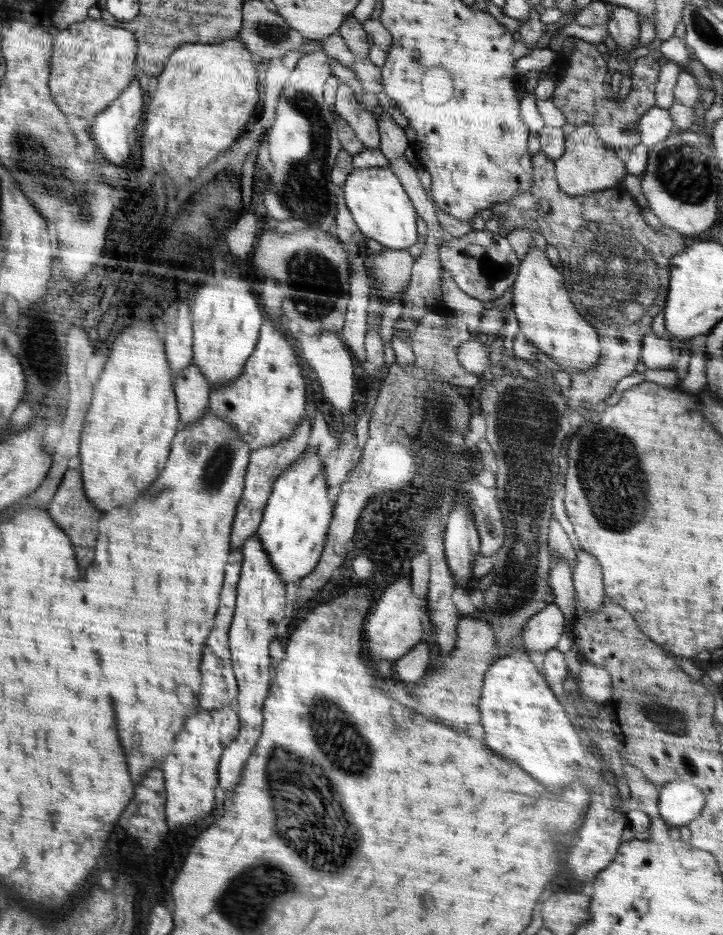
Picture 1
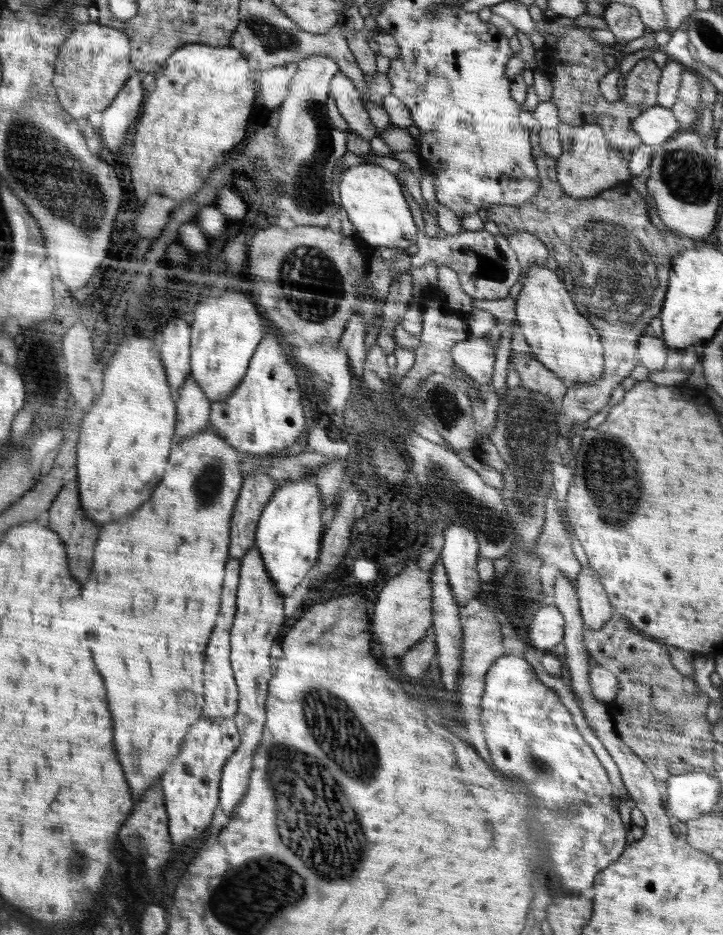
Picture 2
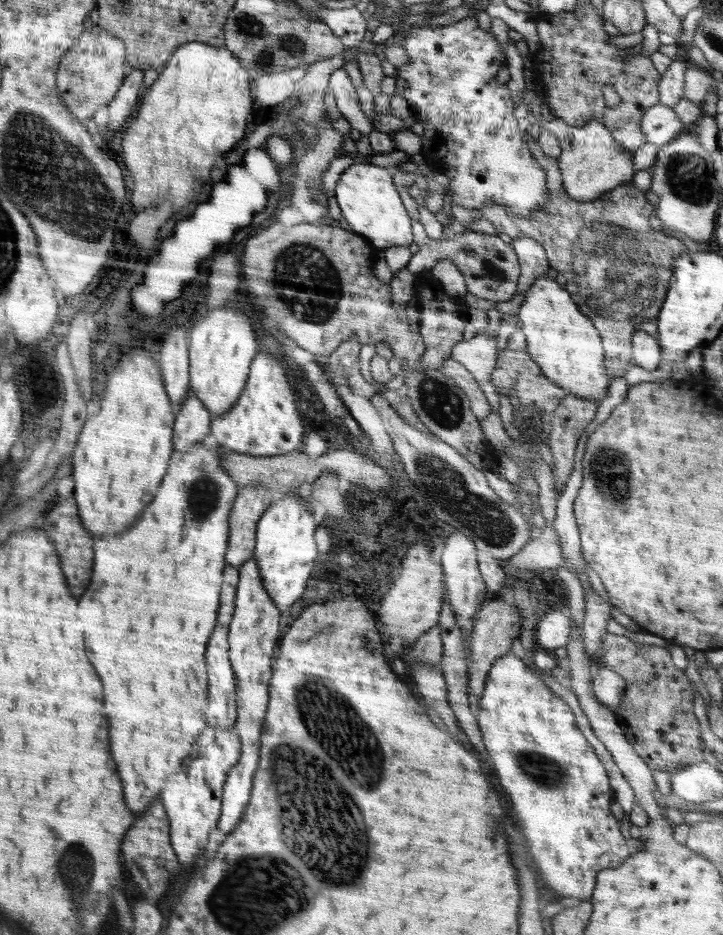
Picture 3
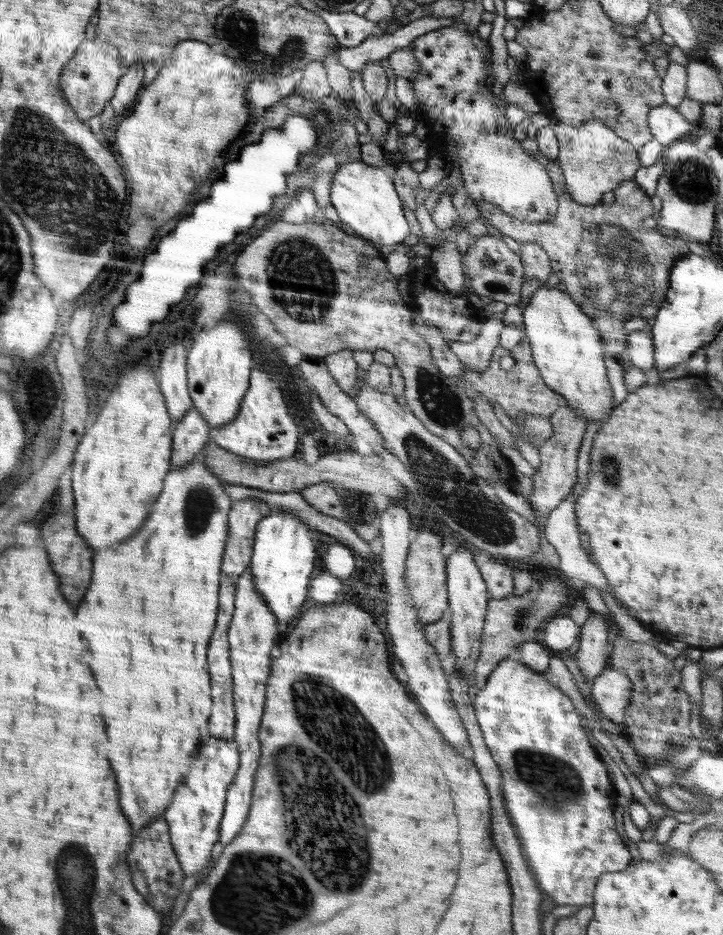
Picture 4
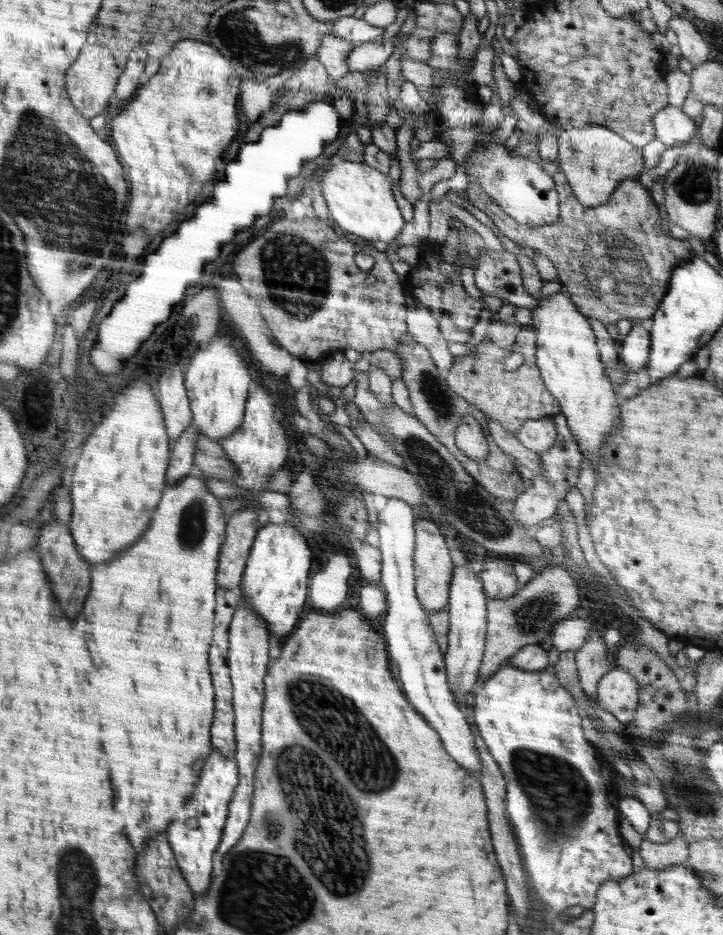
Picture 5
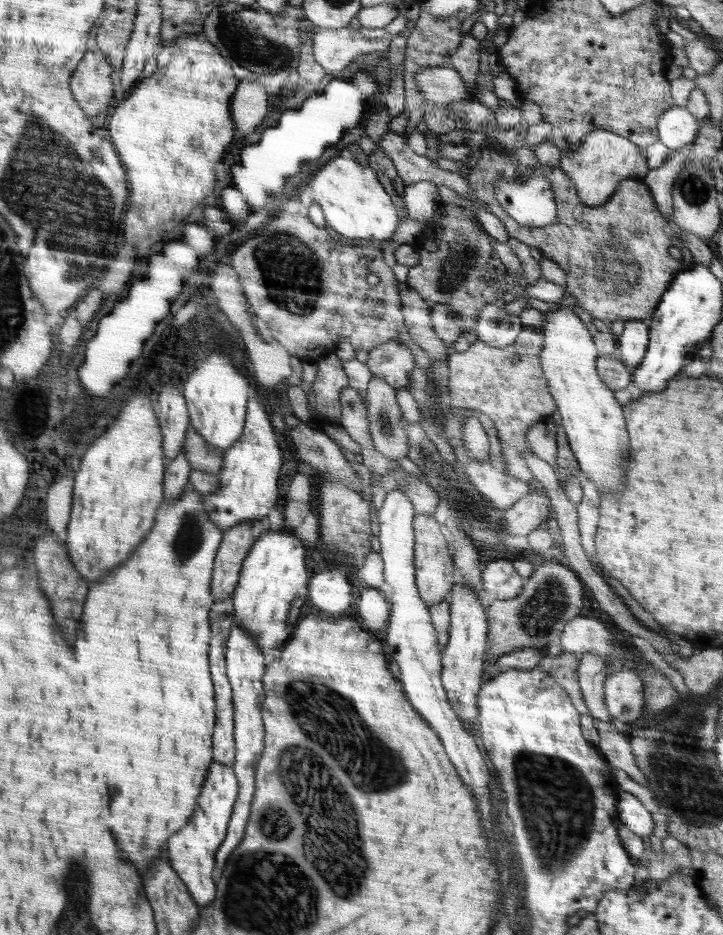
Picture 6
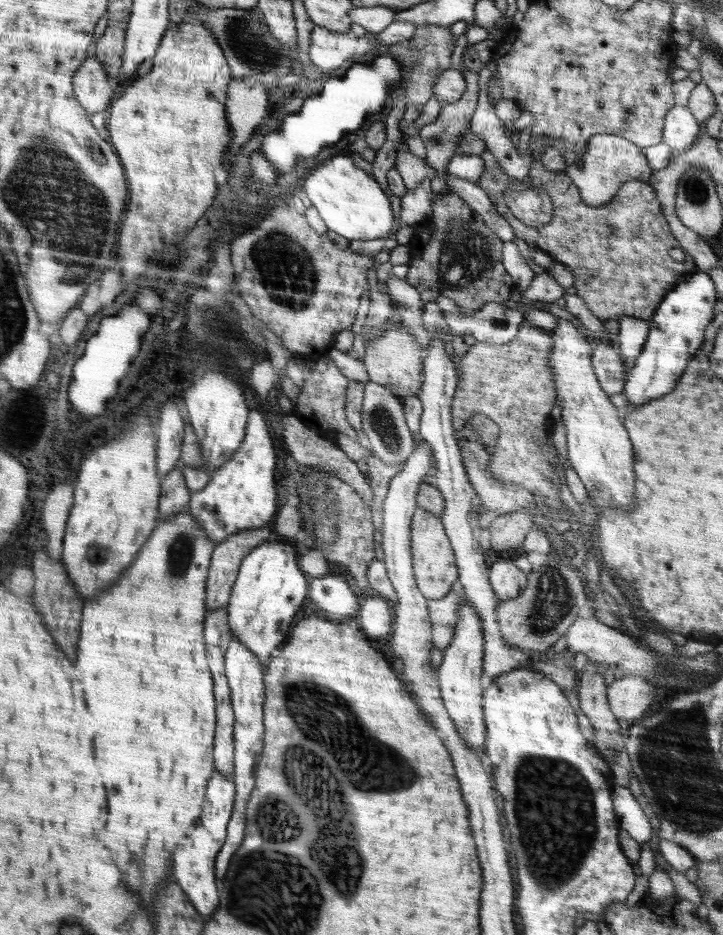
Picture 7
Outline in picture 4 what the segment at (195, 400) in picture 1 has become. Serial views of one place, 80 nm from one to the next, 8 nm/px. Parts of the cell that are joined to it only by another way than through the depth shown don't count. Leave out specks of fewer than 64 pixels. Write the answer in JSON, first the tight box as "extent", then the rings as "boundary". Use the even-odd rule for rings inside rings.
{"extent":[173,406,212,466],"boundary":[[[192,406],[175,425],[173,440],[173,464],[184,466],[199,455],[203,446],[209,442],[212,432],[209,423]]]}

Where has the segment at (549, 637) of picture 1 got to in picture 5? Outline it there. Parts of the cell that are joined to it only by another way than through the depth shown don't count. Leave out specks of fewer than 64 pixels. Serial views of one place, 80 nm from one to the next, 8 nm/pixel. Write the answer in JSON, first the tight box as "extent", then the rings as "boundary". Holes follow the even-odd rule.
{"extent":[547,618,593,652],"boundary":[[[566,618],[555,624],[555,629],[552,631],[551,638],[547,646],[554,646],[560,652],[567,651],[575,652],[585,645],[589,632],[593,626],[584,618]]]}

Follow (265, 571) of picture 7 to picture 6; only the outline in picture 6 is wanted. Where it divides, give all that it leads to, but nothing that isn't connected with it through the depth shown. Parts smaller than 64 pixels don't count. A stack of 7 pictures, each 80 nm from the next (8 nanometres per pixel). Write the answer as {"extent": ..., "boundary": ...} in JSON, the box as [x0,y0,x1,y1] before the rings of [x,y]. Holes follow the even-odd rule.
{"extent":[231,530,310,650],"boundary":[[[269,530],[258,538],[241,568],[241,576],[237,588],[231,594],[233,606],[236,608],[236,623],[240,628],[253,634],[260,650],[280,647],[286,638],[292,634],[296,620],[300,616],[300,610],[308,599],[310,568],[306,564],[308,553],[301,539],[286,530]]]}

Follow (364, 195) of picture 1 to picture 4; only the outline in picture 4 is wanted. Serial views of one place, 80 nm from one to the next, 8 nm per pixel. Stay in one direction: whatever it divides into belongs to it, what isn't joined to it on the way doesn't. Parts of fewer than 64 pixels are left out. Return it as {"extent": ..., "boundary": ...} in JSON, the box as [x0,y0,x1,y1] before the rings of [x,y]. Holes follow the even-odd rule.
{"extent":[330,160,411,246],"boundary":[[[362,160],[342,163],[337,167],[330,186],[330,202],[340,218],[339,225],[371,244],[396,246],[404,242],[411,231],[403,203],[394,187],[388,169],[370,166]]]}

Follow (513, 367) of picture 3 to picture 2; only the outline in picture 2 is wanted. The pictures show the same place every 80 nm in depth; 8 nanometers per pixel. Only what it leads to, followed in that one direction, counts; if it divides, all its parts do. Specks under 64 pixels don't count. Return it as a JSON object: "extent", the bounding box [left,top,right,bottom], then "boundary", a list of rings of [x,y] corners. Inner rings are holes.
{"extent":[509,354,567,402],"boundary":[[[514,354],[509,358],[514,370],[520,376],[520,383],[532,392],[539,392],[546,398],[560,402],[566,394],[567,385],[541,362],[530,355]]]}

